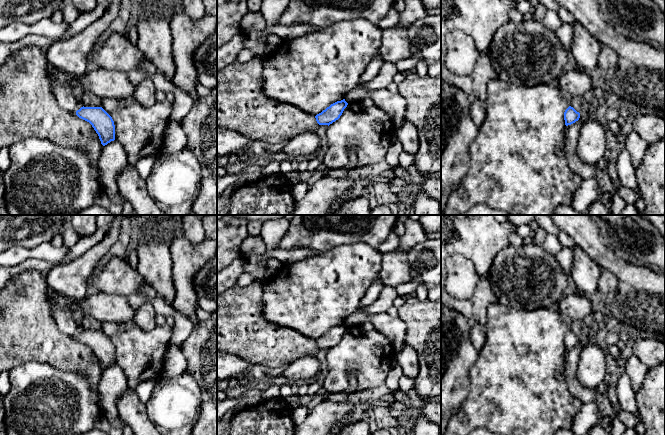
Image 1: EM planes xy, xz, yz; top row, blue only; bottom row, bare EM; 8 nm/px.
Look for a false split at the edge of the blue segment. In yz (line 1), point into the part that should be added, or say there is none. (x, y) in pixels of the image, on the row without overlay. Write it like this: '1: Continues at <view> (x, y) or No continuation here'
1: No continuation here

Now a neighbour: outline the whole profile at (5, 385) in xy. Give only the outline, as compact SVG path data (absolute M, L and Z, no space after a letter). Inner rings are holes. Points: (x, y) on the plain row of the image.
M1 372L0 373L0 393L2 396L8 394L11 388L10 378L8 372Z

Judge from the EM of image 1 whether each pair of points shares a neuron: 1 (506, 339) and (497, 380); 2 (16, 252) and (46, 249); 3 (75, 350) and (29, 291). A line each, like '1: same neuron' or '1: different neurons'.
1: same neuron
2: same neuron
3: same neuron

